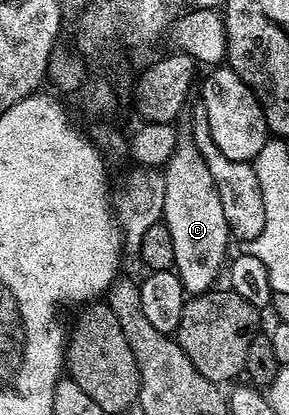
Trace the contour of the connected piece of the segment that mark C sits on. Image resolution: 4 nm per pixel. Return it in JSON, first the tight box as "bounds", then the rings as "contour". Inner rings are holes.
{"bounds":[162,136,230,295],"contour":[[[191,136],[178,138],[173,154],[162,171],[165,178],[162,221],[170,232],[170,240],[174,240],[175,272],[189,295],[204,294],[217,285],[216,277],[219,274],[221,277],[222,267],[229,257],[230,231],[214,176],[210,176],[208,162]]]}

